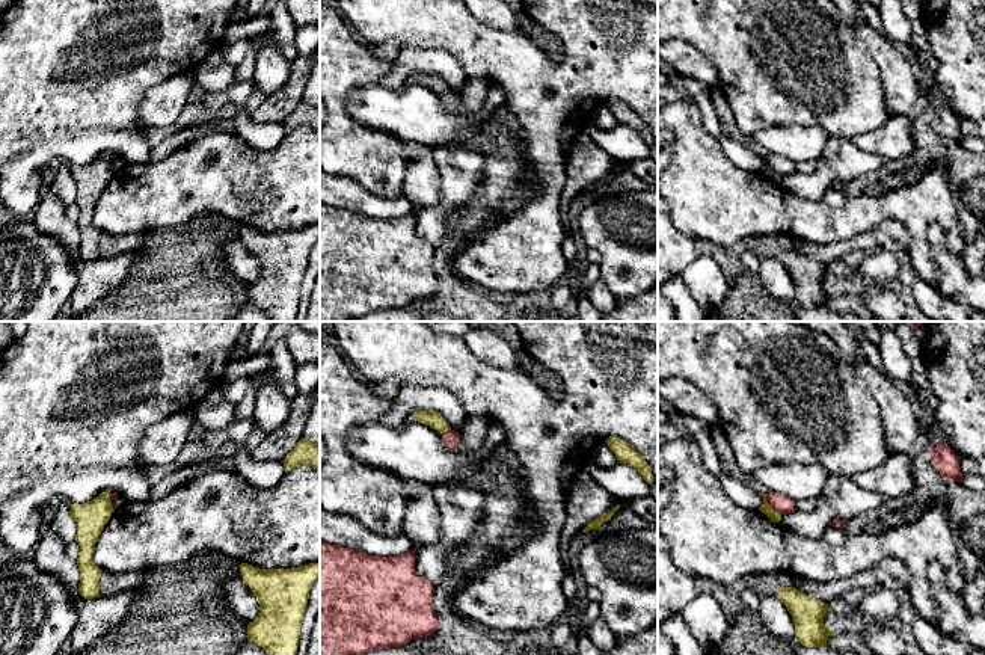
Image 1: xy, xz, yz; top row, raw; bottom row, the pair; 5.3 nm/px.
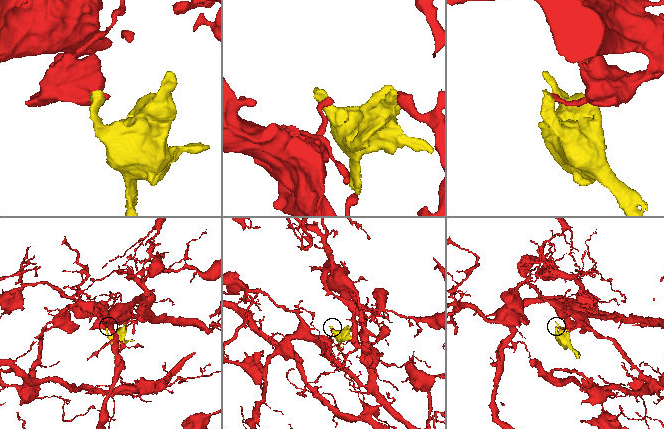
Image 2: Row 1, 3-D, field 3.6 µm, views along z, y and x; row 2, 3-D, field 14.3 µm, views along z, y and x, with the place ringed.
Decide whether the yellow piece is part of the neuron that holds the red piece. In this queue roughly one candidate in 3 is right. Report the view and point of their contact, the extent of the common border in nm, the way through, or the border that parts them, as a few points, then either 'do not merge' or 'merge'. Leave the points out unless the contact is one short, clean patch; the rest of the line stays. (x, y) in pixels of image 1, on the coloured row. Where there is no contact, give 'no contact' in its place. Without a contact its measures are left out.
yz (770, 504) | 150 nm | along yz (765, 494), (765, 500), (780, 515) | do not merge

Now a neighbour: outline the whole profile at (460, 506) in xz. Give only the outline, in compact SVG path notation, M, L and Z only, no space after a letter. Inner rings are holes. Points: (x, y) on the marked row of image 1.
M446 483L434 487L434 500L442 518L442 539L436 545L416 549L415 570L419 577L439 584L445 577L445 551L478 536L486 495L466 484Z

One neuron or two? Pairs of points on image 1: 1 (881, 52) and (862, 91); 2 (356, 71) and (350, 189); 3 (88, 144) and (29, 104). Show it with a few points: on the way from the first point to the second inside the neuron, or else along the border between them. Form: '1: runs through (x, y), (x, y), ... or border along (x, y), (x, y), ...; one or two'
1: border along (856, 32), (880, 70), (884, 97); two
2: border along (335, 175), (353, 178), (368, 190), (382, 195); two
3: border along (107, 127), (79, 130), (39, 142); two

